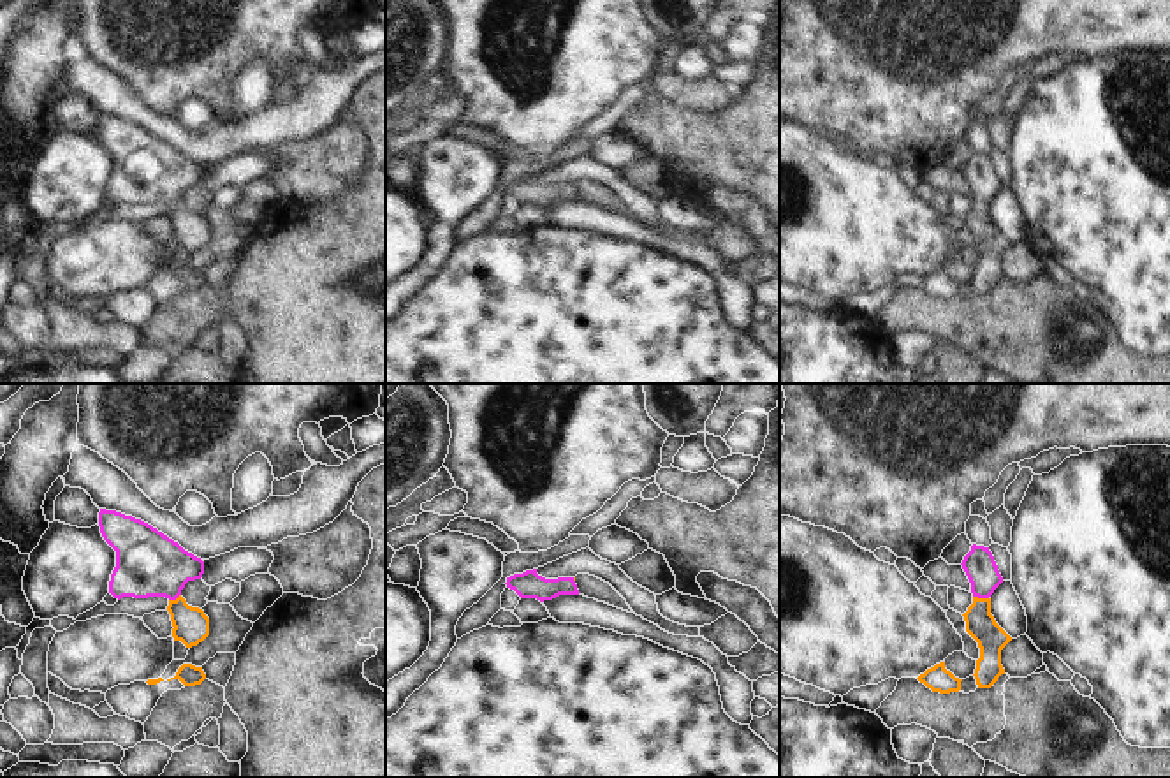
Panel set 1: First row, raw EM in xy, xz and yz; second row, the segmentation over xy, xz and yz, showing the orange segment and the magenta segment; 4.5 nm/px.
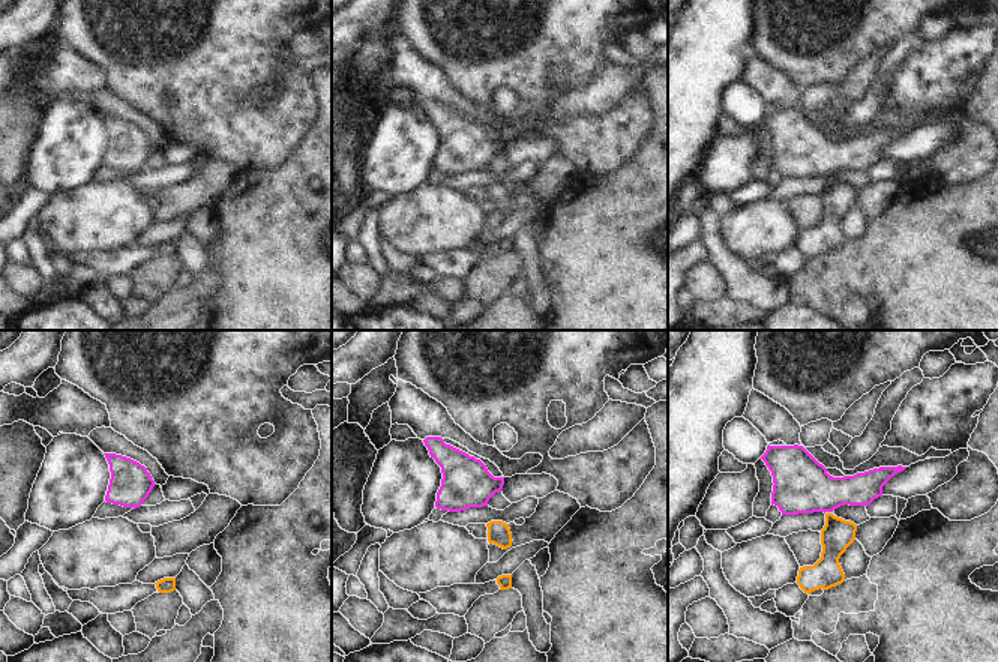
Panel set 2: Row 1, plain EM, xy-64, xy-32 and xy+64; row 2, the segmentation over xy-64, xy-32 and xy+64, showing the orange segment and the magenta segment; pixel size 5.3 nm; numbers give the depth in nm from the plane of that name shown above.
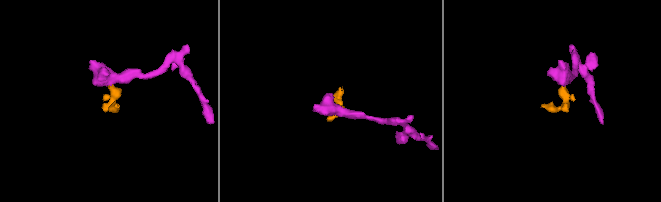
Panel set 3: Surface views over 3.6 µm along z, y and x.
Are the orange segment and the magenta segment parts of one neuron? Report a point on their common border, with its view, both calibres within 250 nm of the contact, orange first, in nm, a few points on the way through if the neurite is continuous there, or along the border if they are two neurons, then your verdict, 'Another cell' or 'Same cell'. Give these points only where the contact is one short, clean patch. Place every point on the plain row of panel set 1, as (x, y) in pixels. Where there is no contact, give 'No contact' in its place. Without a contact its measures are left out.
Touches orange at yz (980, 205). Thickness 140 nm (orange) against 150 nm. Path across: yz (980, 229), (980, 205), (979, 169). Same cell.

